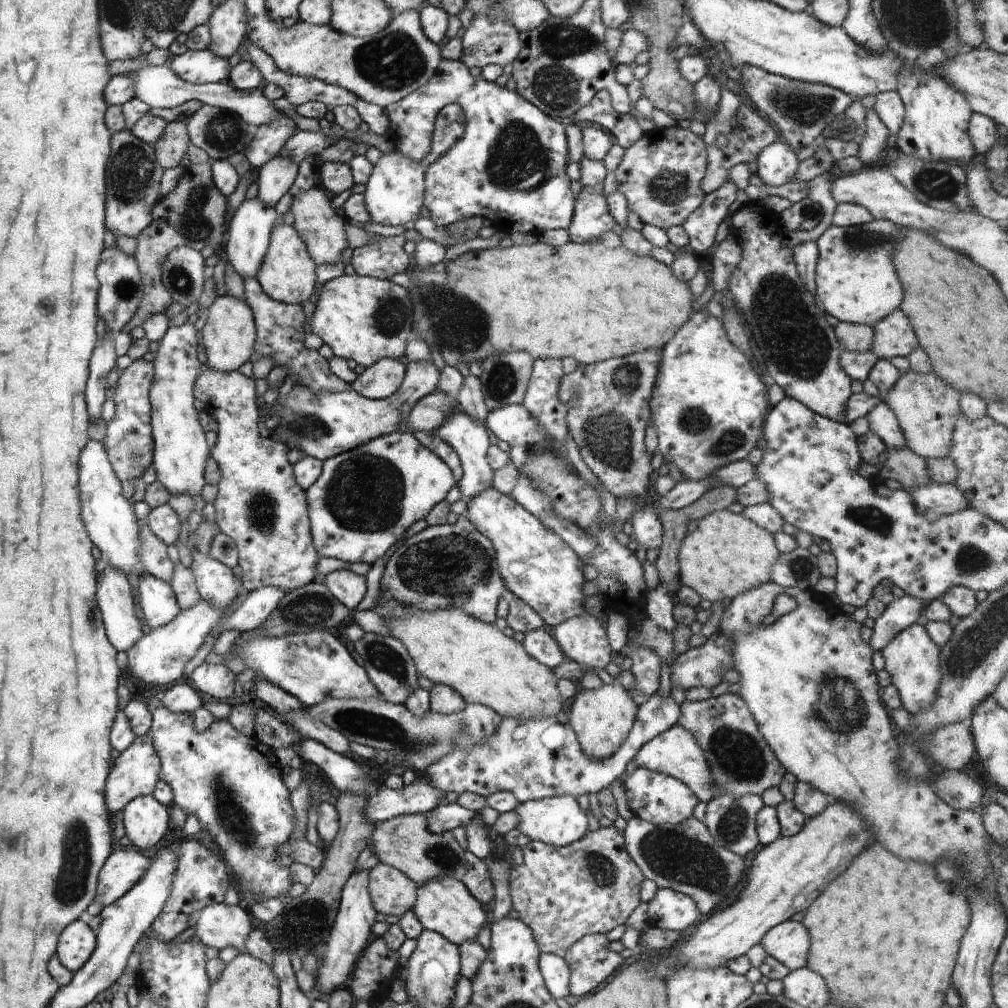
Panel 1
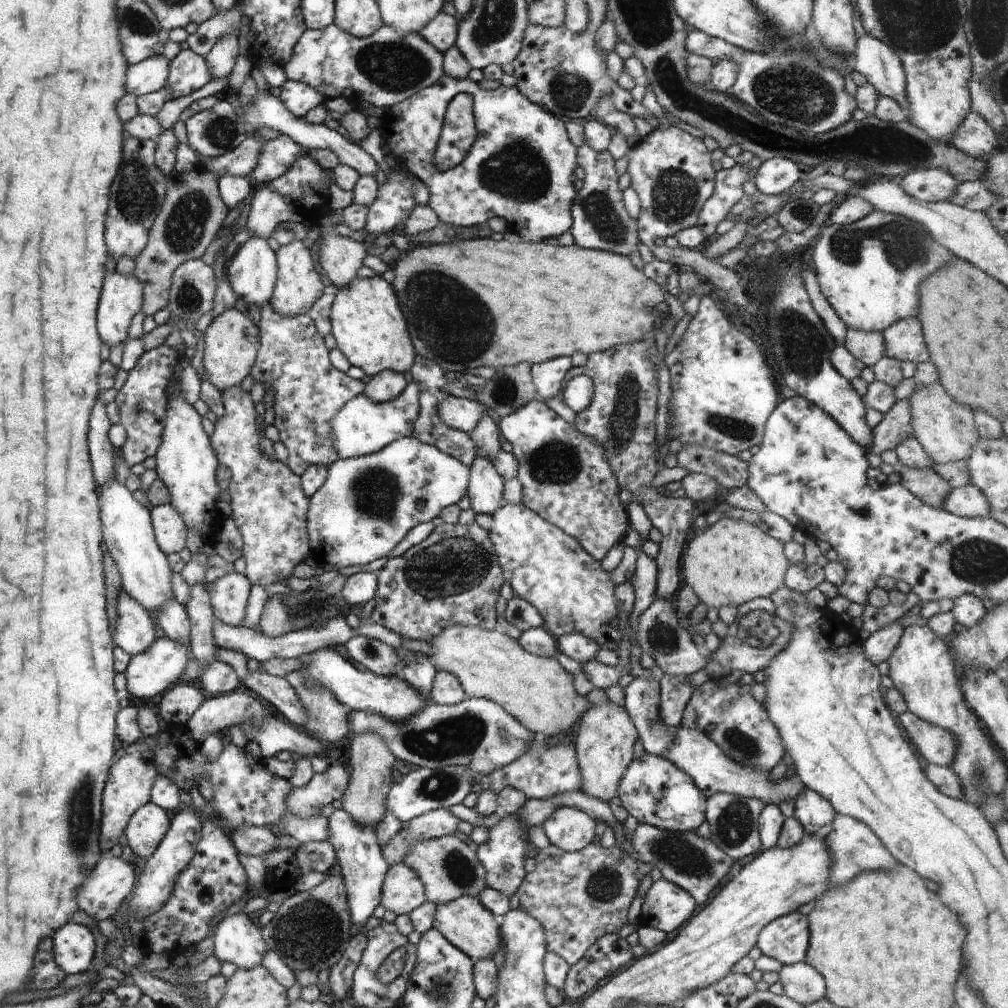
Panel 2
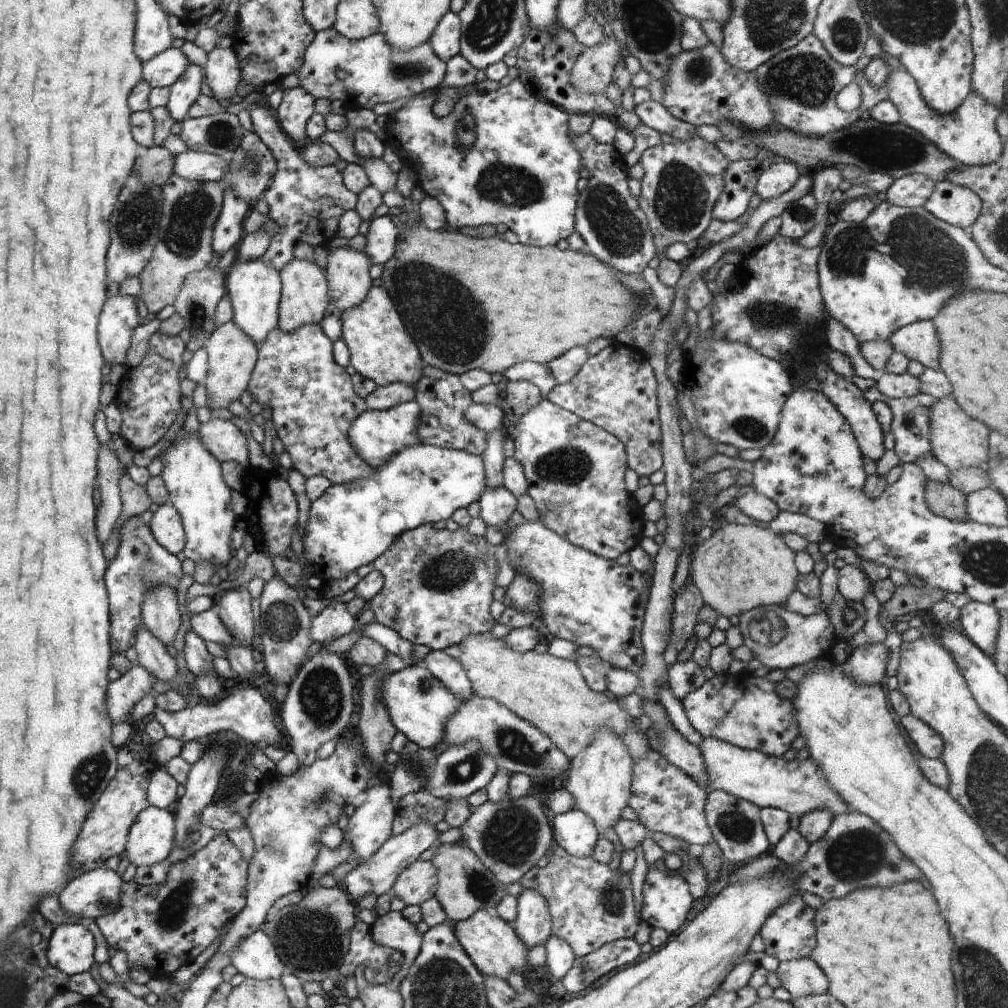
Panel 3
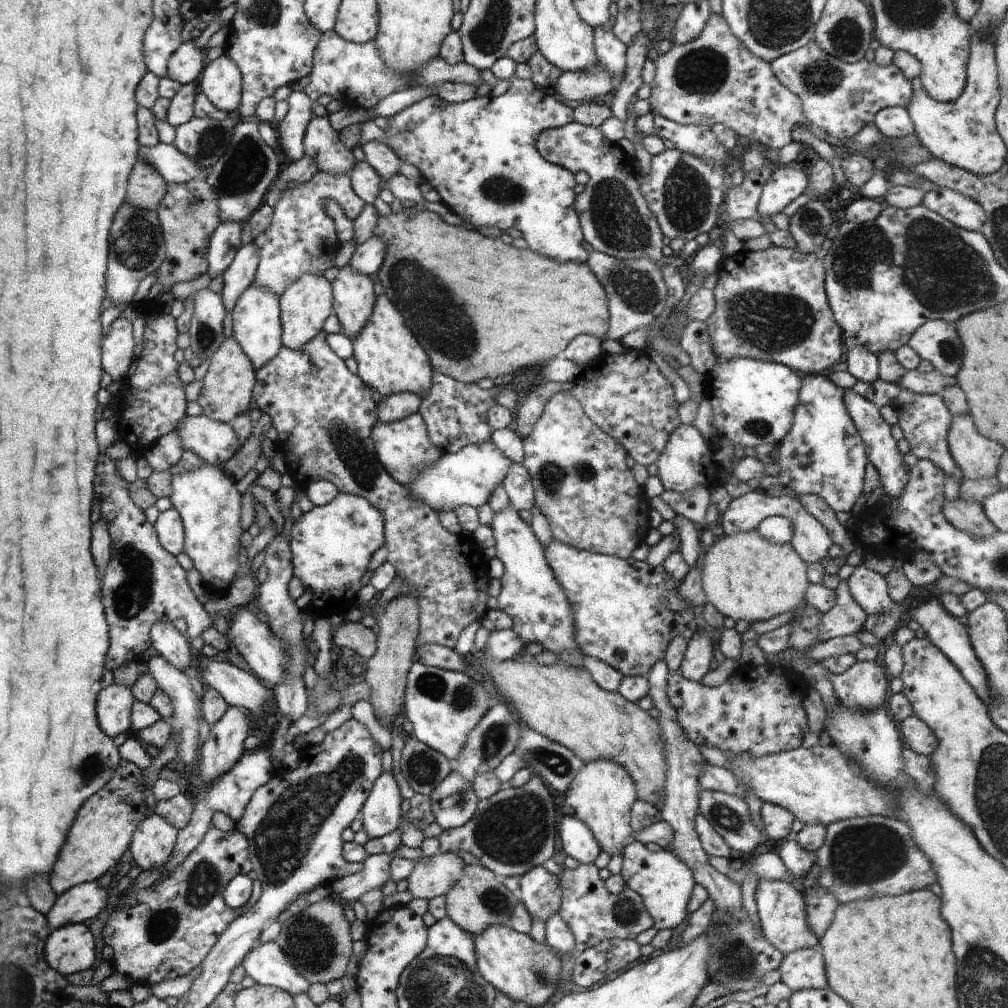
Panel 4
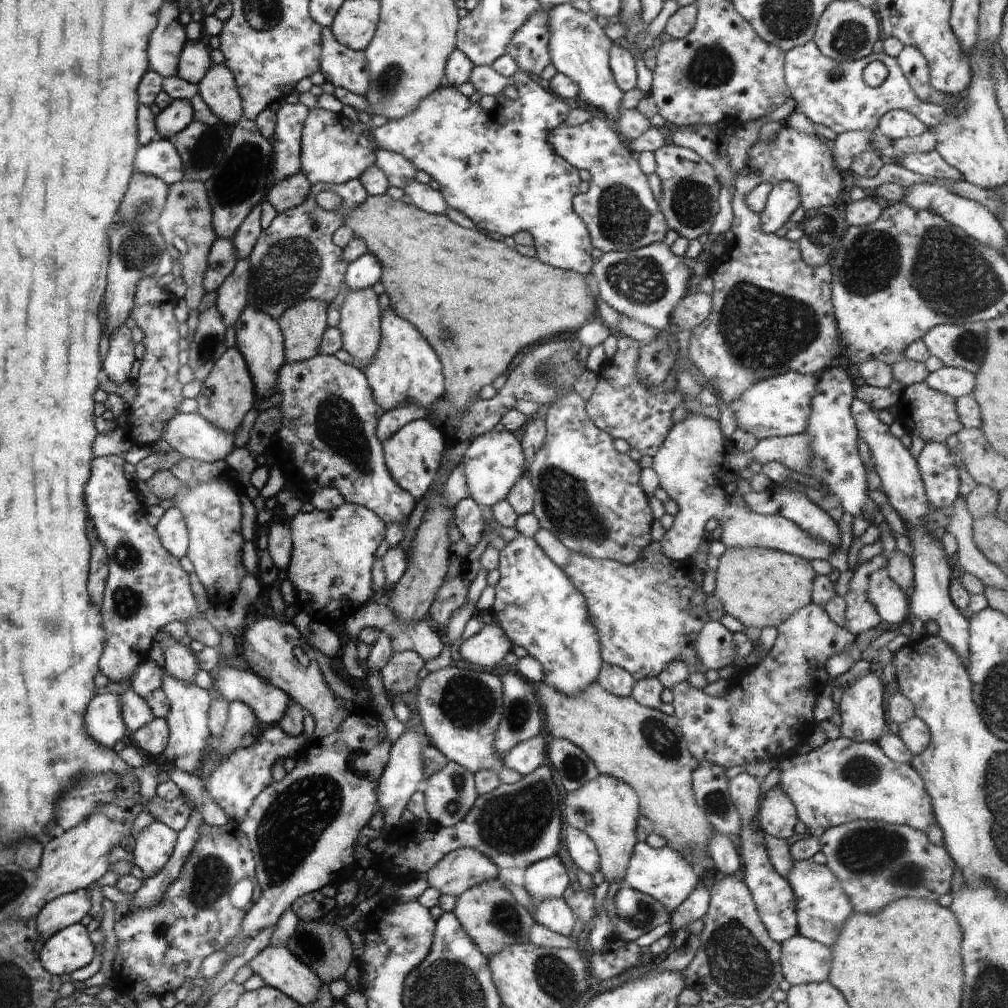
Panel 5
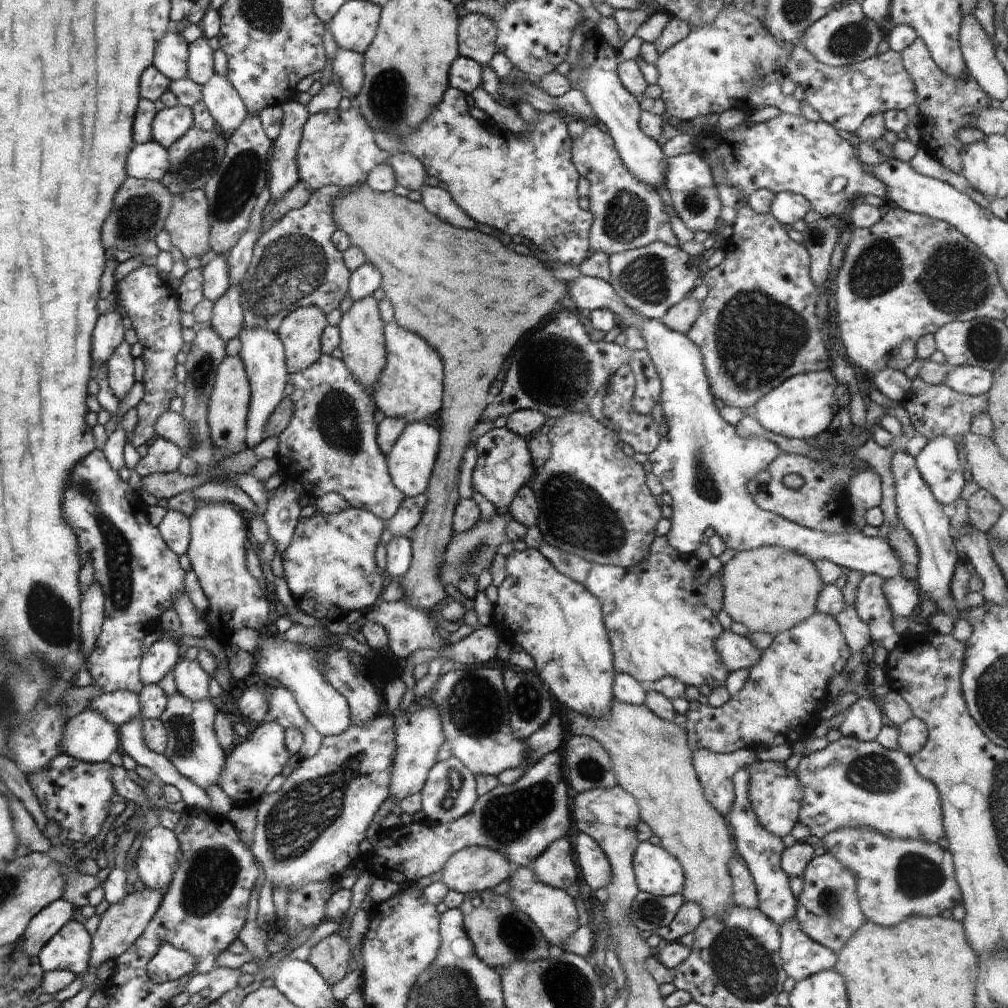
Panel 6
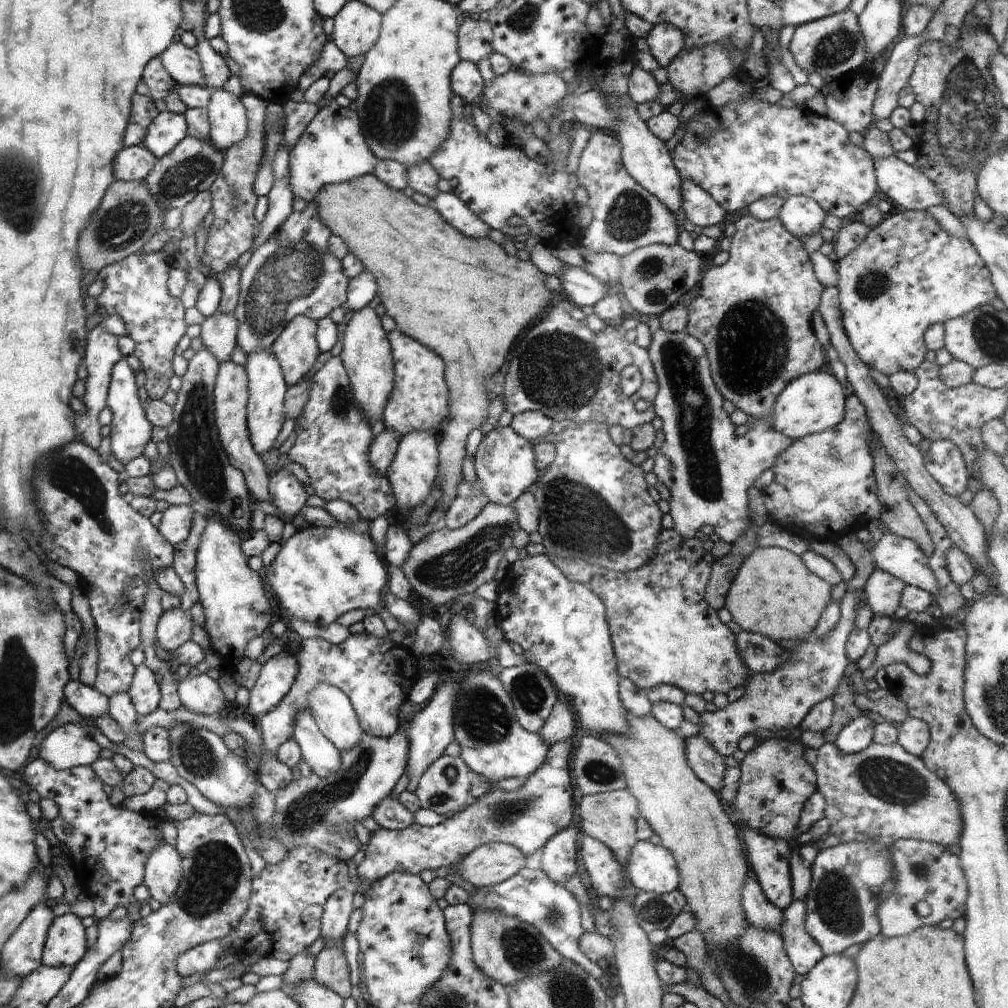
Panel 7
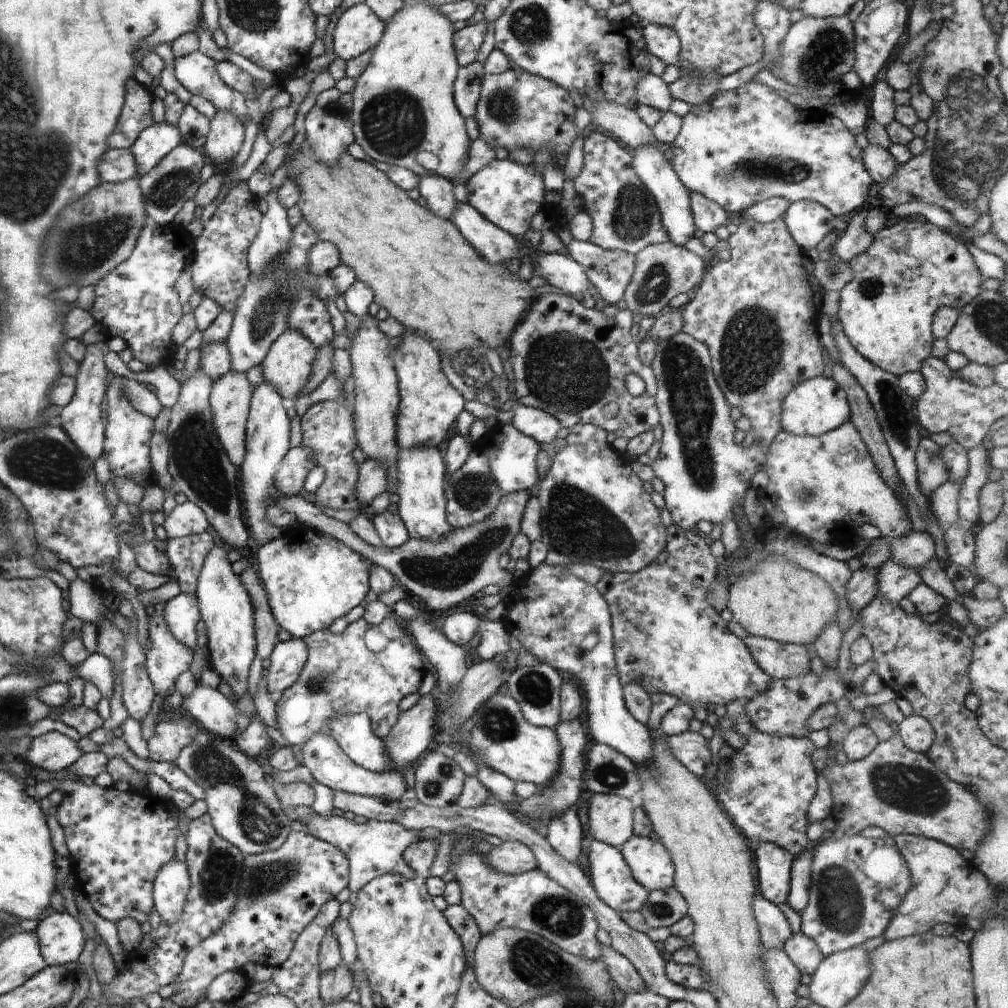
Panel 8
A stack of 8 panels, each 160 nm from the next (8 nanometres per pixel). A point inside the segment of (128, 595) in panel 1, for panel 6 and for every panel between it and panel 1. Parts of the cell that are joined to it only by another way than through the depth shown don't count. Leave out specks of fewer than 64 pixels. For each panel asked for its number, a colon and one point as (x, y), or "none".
2: (134, 633)
3: (152, 655)
4: (188, 707)
5: (188, 718)
6: (192, 748)

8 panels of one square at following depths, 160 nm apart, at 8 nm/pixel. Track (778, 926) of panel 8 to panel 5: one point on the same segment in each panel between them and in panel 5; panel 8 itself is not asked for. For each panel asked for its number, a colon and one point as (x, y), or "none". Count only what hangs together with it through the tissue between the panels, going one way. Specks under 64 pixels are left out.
5: (726, 861)
6: (745, 895)
7: (760, 912)

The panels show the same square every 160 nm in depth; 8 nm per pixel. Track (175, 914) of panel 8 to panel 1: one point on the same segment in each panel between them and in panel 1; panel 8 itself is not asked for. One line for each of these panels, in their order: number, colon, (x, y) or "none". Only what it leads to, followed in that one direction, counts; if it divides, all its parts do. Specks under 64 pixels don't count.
1: (146, 820)
2: (148, 826)
3: (152, 837)
4: (155, 838)
5: (152, 848)
6: (157, 859)
7: (164, 872)

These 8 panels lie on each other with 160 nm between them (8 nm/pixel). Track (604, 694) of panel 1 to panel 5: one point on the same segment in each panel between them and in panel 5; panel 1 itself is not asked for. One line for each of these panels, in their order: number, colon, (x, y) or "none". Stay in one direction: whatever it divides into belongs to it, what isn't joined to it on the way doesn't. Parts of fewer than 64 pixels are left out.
2: (606, 736)
3: (599, 779)
4: (602, 794)
5: (606, 809)

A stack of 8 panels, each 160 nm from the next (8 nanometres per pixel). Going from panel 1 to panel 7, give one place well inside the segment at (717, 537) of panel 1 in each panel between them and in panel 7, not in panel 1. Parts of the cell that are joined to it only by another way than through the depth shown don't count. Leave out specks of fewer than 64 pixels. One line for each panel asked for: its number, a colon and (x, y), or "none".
2: (733, 562)
3: (740, 567)
4: (745, 576)
5: (760, 587)
6: (770, 589)
7: (774, 594)

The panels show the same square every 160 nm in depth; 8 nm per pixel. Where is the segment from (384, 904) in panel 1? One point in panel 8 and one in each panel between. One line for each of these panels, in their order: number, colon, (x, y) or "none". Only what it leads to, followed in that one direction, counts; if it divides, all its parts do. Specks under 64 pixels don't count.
2: (402, 891)
3: (417, 883)
4: (434, 876)
5: (460, 870)
6: (474, 869)
7: (490, 864)
8: (511, 857)

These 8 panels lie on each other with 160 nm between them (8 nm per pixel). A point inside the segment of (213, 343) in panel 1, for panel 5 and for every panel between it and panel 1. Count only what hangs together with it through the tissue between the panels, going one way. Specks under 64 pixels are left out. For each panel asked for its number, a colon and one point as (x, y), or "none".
2: (229, 345)
3: (232, 355)
4: (227, 389)
5: (229, 393)

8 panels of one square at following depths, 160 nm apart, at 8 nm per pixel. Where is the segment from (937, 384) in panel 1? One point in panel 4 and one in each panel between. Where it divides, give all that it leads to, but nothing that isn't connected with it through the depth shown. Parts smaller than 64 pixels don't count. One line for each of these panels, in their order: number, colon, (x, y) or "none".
2: (946, 429)
3: (958, 441)
4: (978, 457)

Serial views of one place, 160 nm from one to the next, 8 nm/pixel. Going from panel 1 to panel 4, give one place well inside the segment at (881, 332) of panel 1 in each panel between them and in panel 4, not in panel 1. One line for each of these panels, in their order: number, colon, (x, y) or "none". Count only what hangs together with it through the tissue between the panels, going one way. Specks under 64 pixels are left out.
2: (904, 340)
3: (918, 341)
4: (937, 341)

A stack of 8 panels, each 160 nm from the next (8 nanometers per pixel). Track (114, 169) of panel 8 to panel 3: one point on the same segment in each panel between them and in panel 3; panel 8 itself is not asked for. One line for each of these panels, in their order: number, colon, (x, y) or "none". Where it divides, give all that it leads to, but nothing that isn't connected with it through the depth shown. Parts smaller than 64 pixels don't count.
3: (195, 166)
4: (174, 166)
5: (159, 158)
6: (149, 161)
7: (134, 163)

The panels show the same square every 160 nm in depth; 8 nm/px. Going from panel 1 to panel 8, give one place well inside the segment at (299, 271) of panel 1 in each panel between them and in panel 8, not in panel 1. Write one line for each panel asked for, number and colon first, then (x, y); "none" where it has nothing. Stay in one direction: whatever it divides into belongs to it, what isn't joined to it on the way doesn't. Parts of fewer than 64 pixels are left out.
2: (297, 287)
3: (304, 291)
4: (305, 305)
5: (302, 326)
6: (301, 331)
7: (296, 349)
8: (287, 366)

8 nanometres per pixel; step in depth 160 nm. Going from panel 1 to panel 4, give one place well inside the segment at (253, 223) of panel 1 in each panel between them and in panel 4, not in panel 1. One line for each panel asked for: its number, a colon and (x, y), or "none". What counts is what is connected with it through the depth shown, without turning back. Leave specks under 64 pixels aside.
2: (252, 271)
3: (254, 287)
4: (257, 327)

